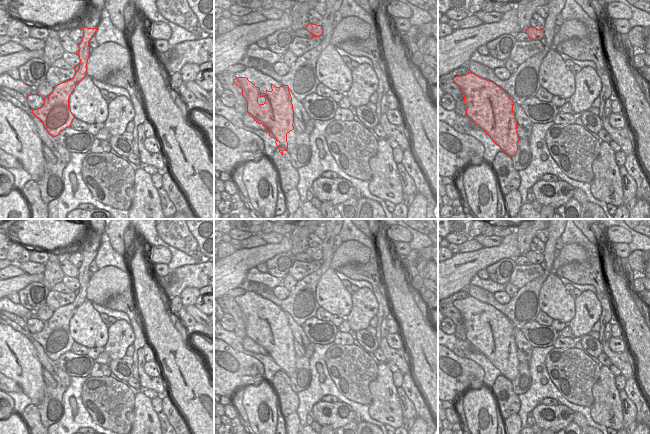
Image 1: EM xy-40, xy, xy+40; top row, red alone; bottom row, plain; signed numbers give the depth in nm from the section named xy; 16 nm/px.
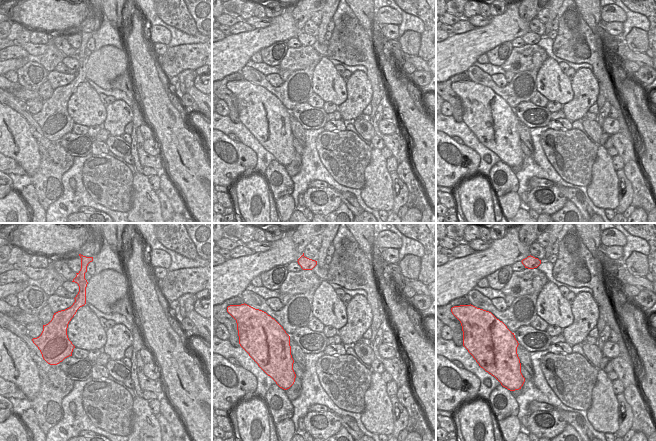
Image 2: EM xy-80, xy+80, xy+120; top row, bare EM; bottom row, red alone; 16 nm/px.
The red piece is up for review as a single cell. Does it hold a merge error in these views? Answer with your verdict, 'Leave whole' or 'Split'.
Split

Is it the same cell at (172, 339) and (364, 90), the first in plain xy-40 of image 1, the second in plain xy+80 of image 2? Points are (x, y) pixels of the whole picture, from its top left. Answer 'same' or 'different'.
different

